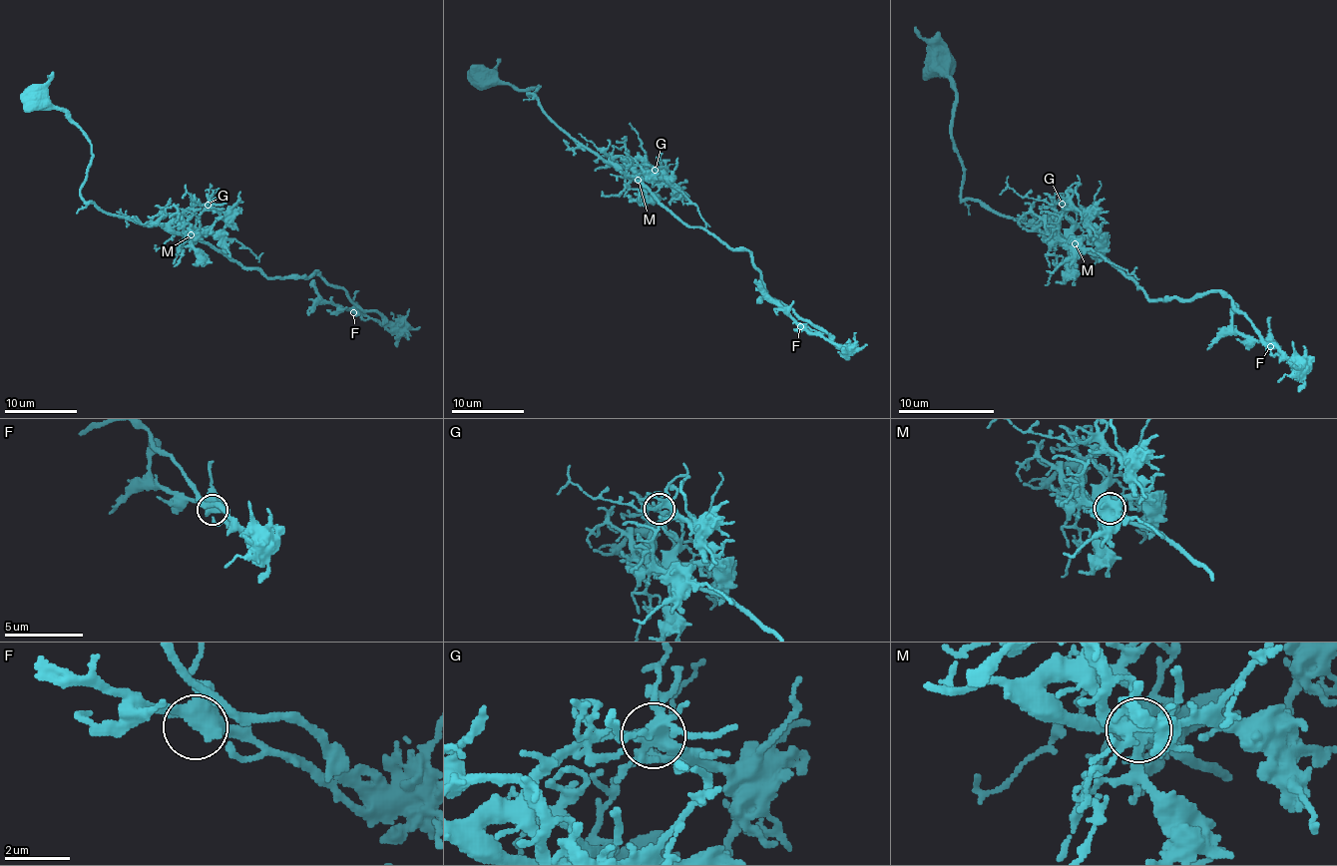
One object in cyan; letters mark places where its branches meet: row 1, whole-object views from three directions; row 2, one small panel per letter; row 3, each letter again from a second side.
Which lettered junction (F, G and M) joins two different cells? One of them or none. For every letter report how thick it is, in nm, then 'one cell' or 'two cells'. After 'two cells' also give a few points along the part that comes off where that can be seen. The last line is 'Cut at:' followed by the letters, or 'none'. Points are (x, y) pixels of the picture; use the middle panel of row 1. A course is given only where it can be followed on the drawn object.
F: 480 nm thick; one cell
G: 300 nm thick; one cell
M: 400 nm thick; one cell
Cut at: none

